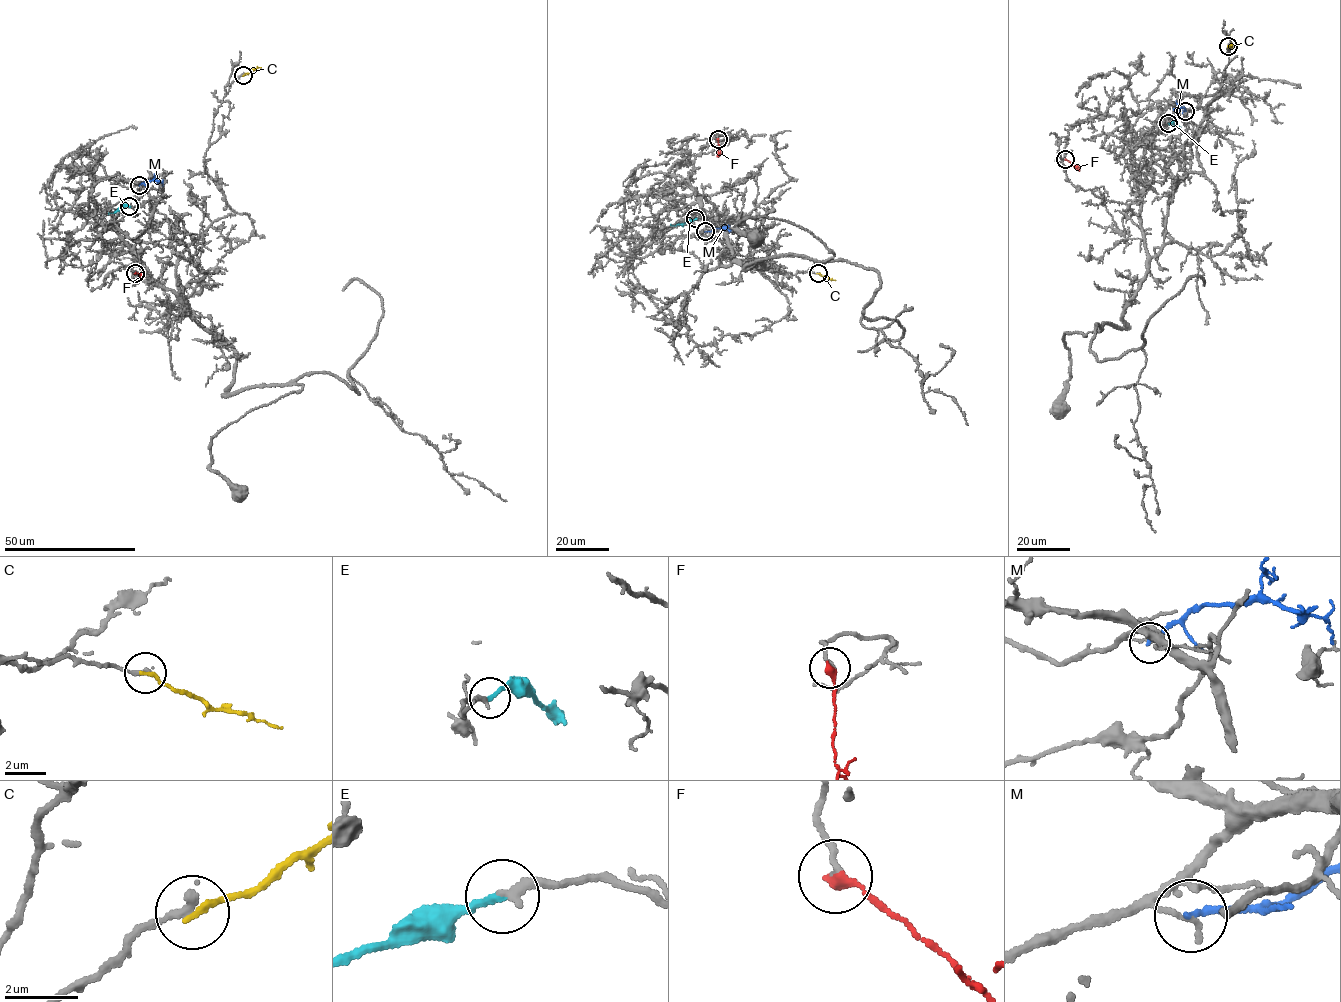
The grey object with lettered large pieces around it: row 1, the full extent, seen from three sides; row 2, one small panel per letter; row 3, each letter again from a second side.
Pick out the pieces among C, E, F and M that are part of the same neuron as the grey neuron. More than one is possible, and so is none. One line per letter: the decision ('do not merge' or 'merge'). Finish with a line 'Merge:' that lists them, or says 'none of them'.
C: do not merge
E: merge
F: merge
M: do not merge
Merge: E, F

